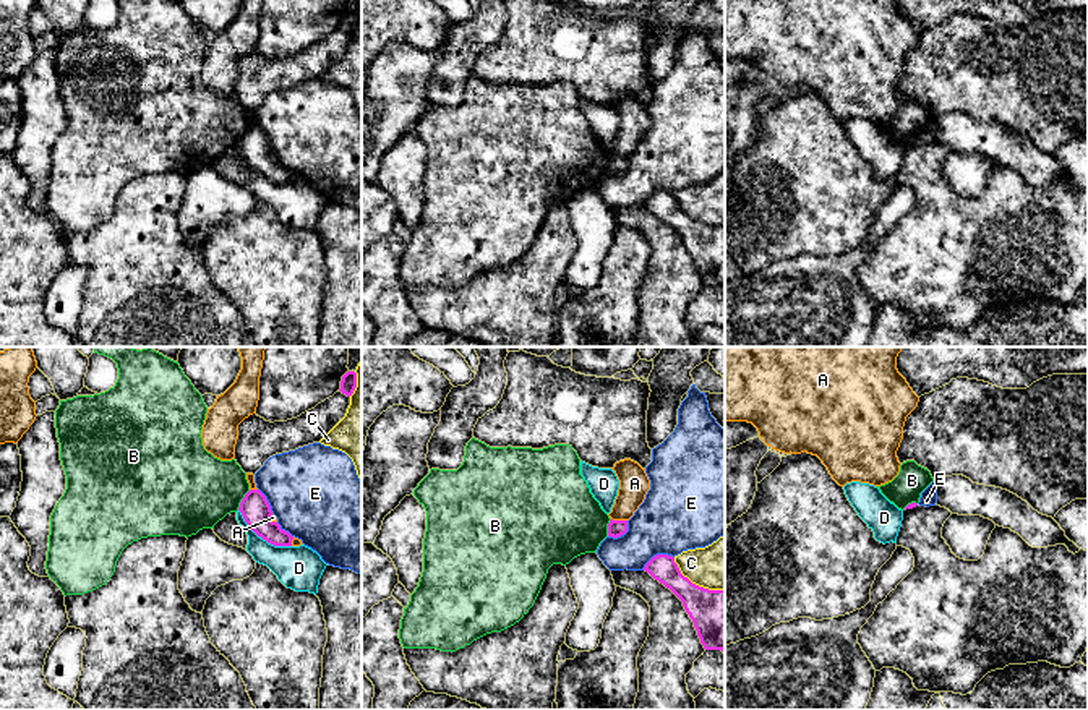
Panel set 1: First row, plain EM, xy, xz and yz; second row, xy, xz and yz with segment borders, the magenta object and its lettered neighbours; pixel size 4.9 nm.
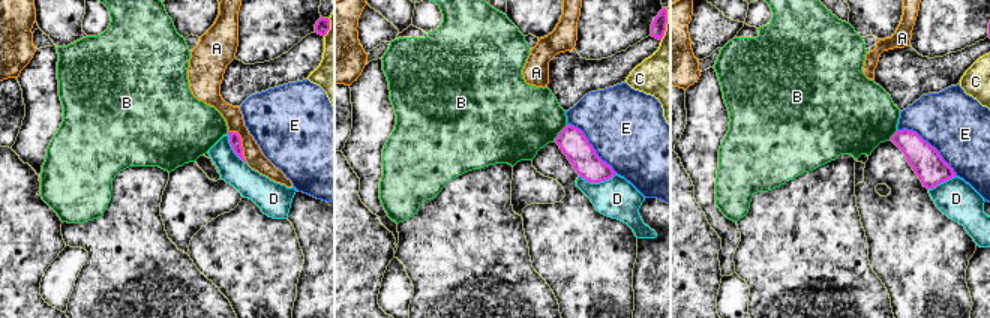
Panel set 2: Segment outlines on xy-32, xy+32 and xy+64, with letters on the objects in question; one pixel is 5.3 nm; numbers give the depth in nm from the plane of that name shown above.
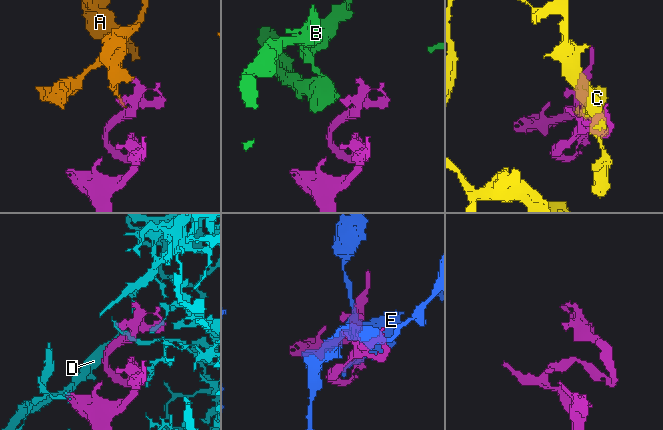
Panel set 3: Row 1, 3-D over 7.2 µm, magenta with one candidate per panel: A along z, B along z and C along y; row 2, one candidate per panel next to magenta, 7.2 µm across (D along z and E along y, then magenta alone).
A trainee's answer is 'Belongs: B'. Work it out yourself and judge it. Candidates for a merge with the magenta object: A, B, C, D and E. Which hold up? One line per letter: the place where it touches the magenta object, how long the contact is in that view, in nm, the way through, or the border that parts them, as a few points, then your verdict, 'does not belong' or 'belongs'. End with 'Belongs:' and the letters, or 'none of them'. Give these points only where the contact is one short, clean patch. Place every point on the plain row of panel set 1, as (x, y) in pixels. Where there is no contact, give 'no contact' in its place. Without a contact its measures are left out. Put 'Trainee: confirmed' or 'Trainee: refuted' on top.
Trainee: refuted
A: xz (620, 158) | 80 nm | along xz (612, 154), (626, 158) | does not belong
B: xy (242, 136) | 120 nm | along xy (250, 127), (237, 146) | does not belong
C: xz (694, 221) | 300 nm | does not belong
D: xy (261, 174) | 320 nm | does not belong
E: xz (657, 192) | 170 nm | does not belong
Belongs: none of them

